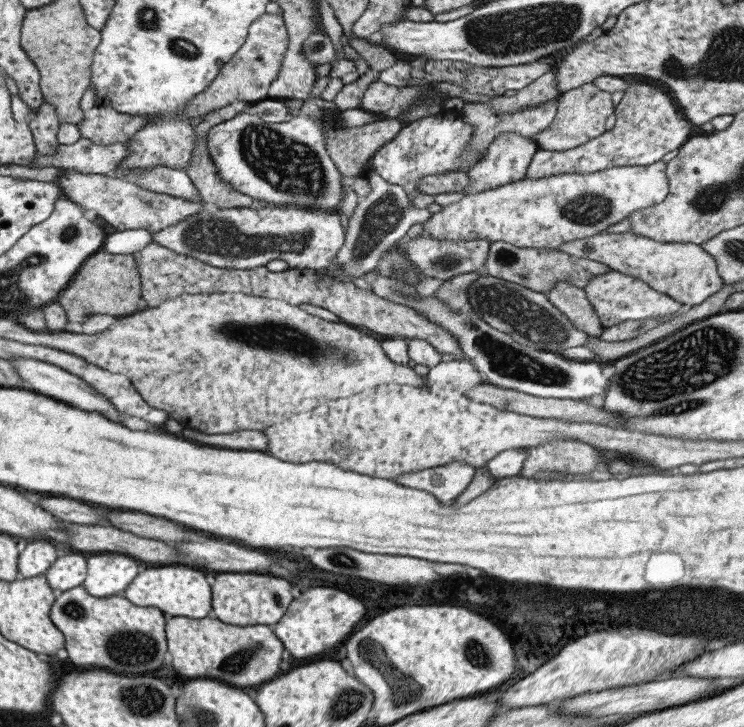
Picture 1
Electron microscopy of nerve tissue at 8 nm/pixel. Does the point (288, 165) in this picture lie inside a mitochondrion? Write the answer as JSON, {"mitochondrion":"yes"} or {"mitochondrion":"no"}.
{"mitochondrion":"yes"}

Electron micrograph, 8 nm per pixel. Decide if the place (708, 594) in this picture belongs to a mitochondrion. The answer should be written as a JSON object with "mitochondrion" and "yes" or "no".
{"mitochondrion":"no"}

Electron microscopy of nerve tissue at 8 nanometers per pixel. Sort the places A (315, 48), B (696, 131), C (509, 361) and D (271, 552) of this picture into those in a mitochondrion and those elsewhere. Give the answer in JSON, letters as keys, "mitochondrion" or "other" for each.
{"A":"mitochondrion","B":"other","C":"mitochondrion","D":"other"}

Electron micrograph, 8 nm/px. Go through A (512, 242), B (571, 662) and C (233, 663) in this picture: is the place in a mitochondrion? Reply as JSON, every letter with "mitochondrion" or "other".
{"A":"other","B":"other","C":"mitochondrion"}

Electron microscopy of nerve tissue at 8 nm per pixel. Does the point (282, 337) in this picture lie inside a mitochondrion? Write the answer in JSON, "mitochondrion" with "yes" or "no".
{"mitochondrion":"yes"}

